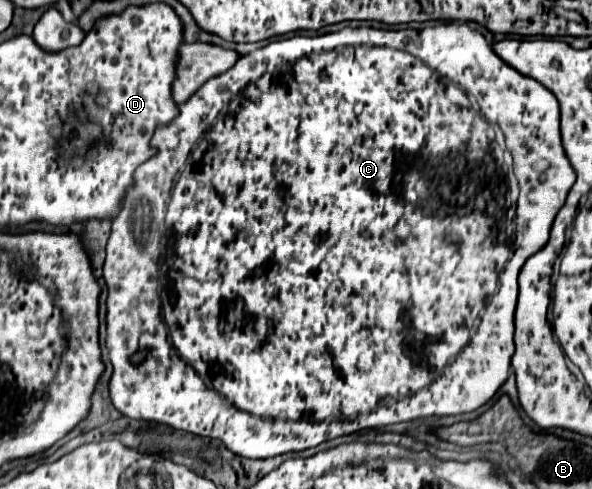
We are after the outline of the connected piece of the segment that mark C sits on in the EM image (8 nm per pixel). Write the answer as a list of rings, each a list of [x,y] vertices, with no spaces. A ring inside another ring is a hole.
[[[439,24],[423,30],[385,30],[361,26],[343,28],[339,32],[329,32],[313,38],[295,36],[289,40],[277,40],[241,56],[237,64],[225,74],[207,80],[185,104],[179,104],[179,116],[171,124],[157,128],[151,142],[159,150],[159,154],[137,168],[135,188],[127,194],[121,212],[111,224],[107,258],[103,266],[103,278],[109,292],[105,342],[113,364],[109,396],[113,406],[121,414],[133,420],[155,420],[177,430],[217,438],[237,456],[271,458],[285,452],[301,452],[319,446],[321,442],[365,428],[409,422],[425,416],[465,414],[491,400],[501,388],[501,384],[507,380],[511,370],[511,356],[515,352],[513,312],[519,294],[517,276],[525,260],[547,244],[551,224],[561,206],[565,204],[567,194],[575,182],[575,170],[571,168],[569,158],[565,156],[565,148],[561,144],[557,98],[549,90],[541,88],[541,84],[537,84],[533,78],[521,76],[515,68],[509,68],[509,64],[505,64],[493,52],[491,44],[481,32],[471,30],[465,24]],[[504,134],[507,150],[513,154],[513,170],[519,184],[513,254],[511,242],[503,240],[503,232],[501,240],[497,240],[497,228],[501,228],[501,220],[503,216],[507,216],[507,208],[499,206],[499,196],[495,196],[493,192],[493,184],[503,168],[503,150],[497,148],[495,141],[502,140],[501,136]],[[449,156],[453,156],[453,168],[445,164]],[[461,172],[469,172],[469,176],[473,176],[475,172],[475,178],[481,182],[481,192],[477,180],[473,180],[473,192],[477,194],[471,196],[469,192],[461,192]],[[161,224],[165,250],[161,258],[160,283]]]

